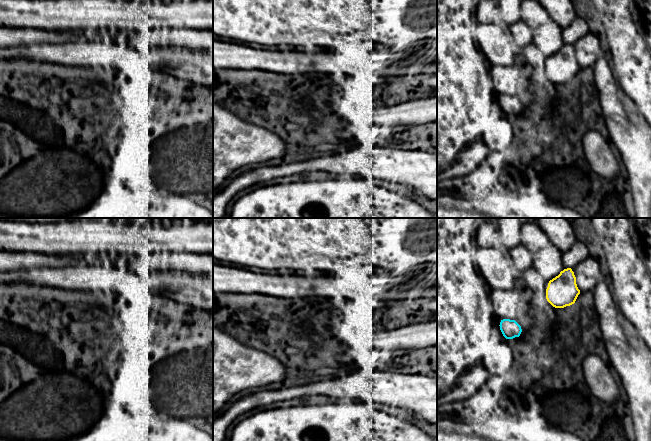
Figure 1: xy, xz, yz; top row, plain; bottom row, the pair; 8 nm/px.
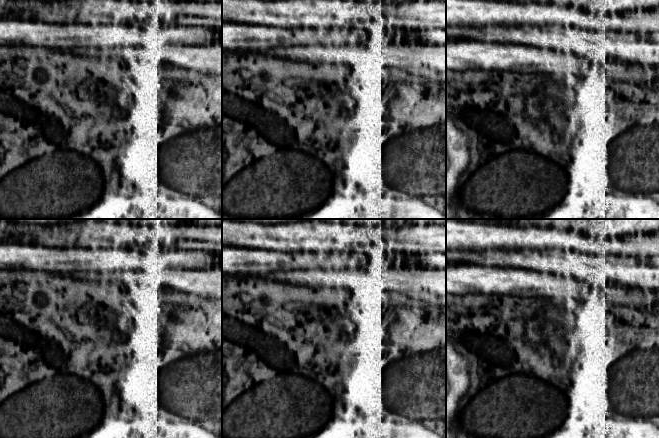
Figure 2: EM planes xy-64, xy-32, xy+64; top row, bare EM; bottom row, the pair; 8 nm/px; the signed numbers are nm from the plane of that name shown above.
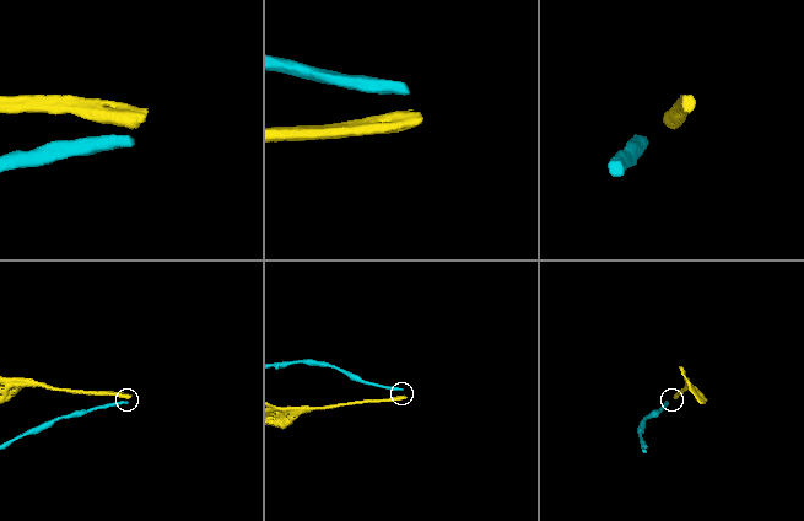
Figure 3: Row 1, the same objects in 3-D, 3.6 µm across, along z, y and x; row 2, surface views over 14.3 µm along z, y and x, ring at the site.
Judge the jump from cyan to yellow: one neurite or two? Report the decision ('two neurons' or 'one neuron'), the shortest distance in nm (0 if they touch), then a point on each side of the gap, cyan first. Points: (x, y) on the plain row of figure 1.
two neurons; 300 nm apart; from cyan across yz (520, 102), (547, 76)

